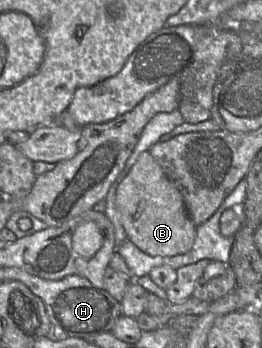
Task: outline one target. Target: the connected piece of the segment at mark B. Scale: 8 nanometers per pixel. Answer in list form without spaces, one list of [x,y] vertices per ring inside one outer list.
[[[149,150],[139,155],[123,179],[118,179],[115,203],[127,239],[142,252],[150,256],[176,256],[192,249],[197,226],[187,212],[181,192]]]

